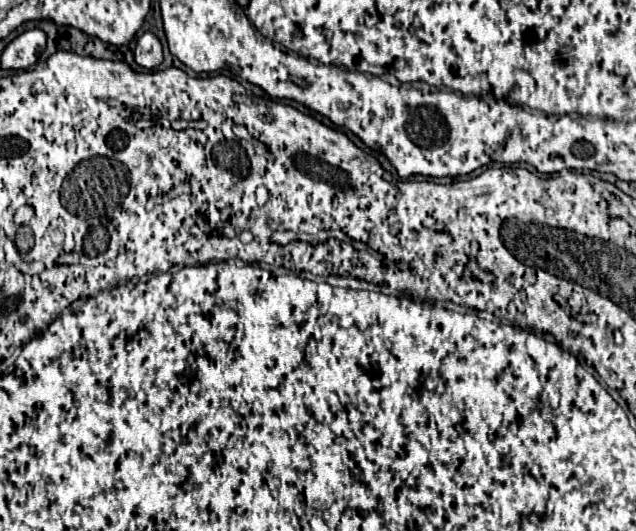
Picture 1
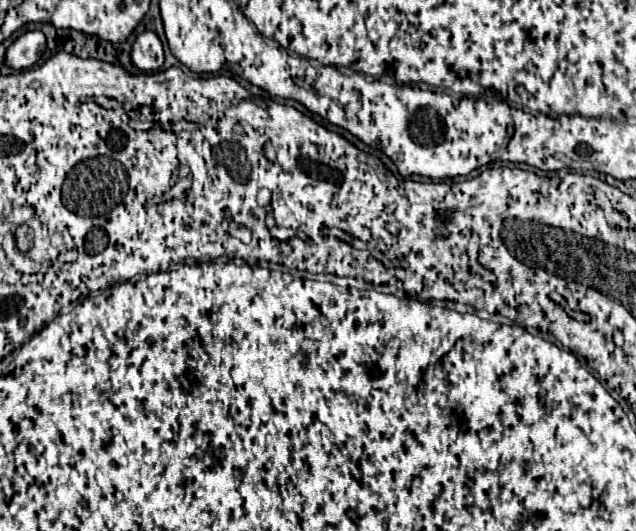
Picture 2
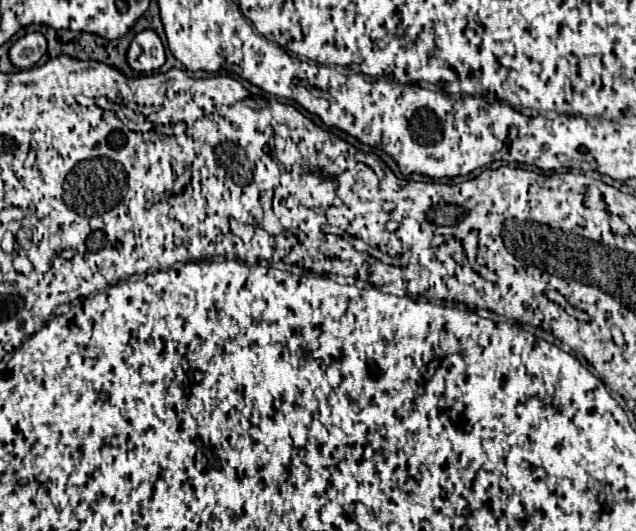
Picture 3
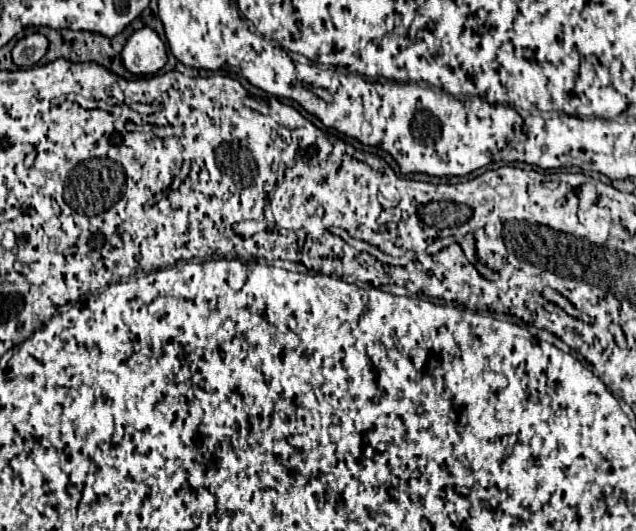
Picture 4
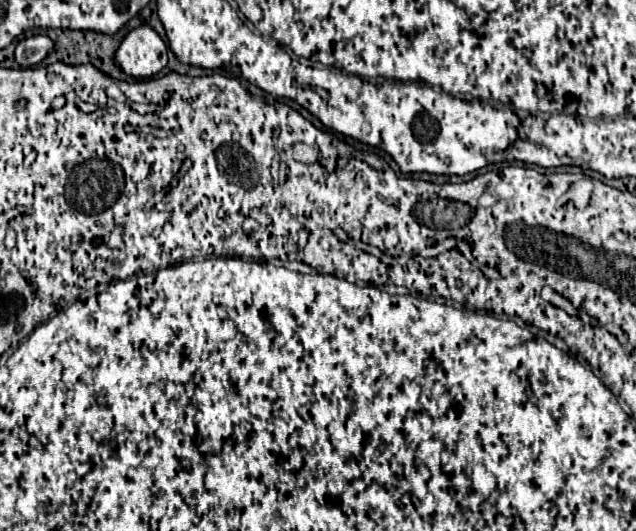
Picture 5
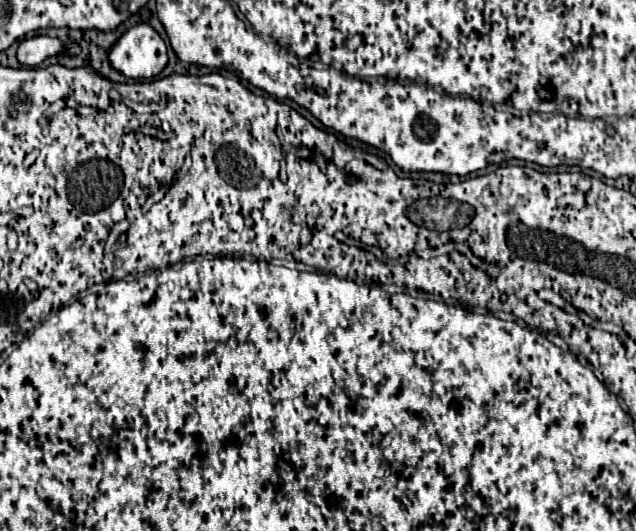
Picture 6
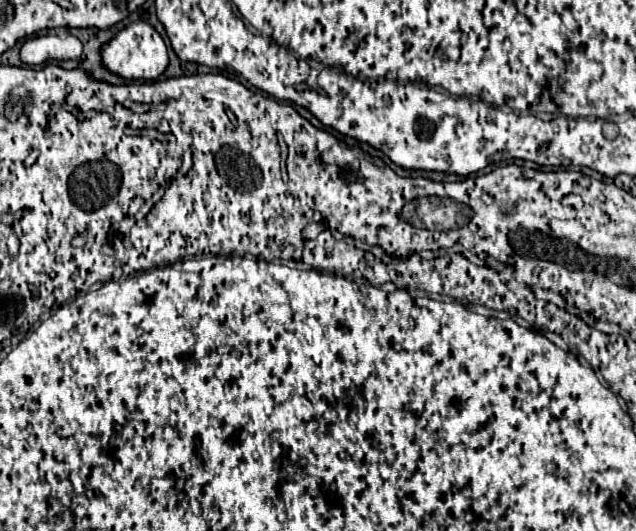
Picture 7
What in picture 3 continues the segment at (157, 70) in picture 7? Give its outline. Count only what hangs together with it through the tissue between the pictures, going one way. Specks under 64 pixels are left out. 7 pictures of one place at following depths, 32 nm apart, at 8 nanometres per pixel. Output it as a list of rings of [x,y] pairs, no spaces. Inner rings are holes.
[[[154,30],[138,32],[126,50],[126,62],[134,72],[140,74],[156,72],[166,62],[164,44],[158,34]]]

